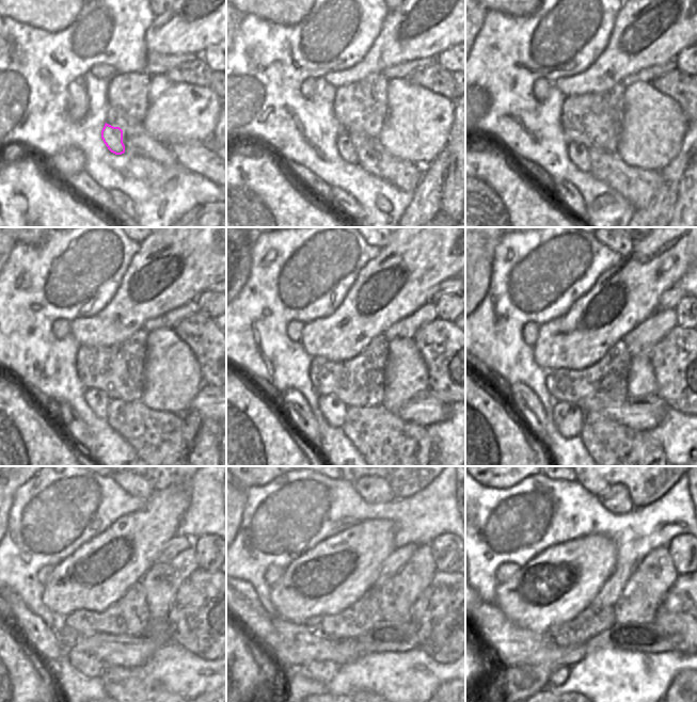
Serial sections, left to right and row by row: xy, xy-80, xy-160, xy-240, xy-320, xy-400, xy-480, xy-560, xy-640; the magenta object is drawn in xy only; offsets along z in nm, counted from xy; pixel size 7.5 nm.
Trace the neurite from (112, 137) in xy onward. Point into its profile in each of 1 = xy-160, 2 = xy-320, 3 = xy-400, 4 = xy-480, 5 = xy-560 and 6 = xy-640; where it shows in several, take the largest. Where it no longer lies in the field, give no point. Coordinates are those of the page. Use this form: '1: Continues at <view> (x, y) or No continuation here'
1: Continues at xy-160 (577, 153)
2: Continues at xy-320 (333, 410)
3: Continues at xy-400 (568, 418)
4: Continues at xy-480 (84, 661)
5: Continues at xy-560 (323, 671)
6: Continues at xy-640 (560, 674)

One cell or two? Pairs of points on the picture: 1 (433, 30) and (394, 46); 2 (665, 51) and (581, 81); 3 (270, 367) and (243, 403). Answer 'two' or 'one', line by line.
1: one
2: one
3: two

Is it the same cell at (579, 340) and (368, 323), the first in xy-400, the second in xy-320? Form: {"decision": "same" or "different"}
{"decision": "same"}

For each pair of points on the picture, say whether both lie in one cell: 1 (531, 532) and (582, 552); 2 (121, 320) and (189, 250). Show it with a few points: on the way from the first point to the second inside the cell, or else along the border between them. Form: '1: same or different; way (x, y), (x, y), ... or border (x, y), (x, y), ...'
1: different; border (583, 537), (553, 544), (536, 555)
2: same; way (138, 300), (163, 273), (163, 262), (169, 258)

